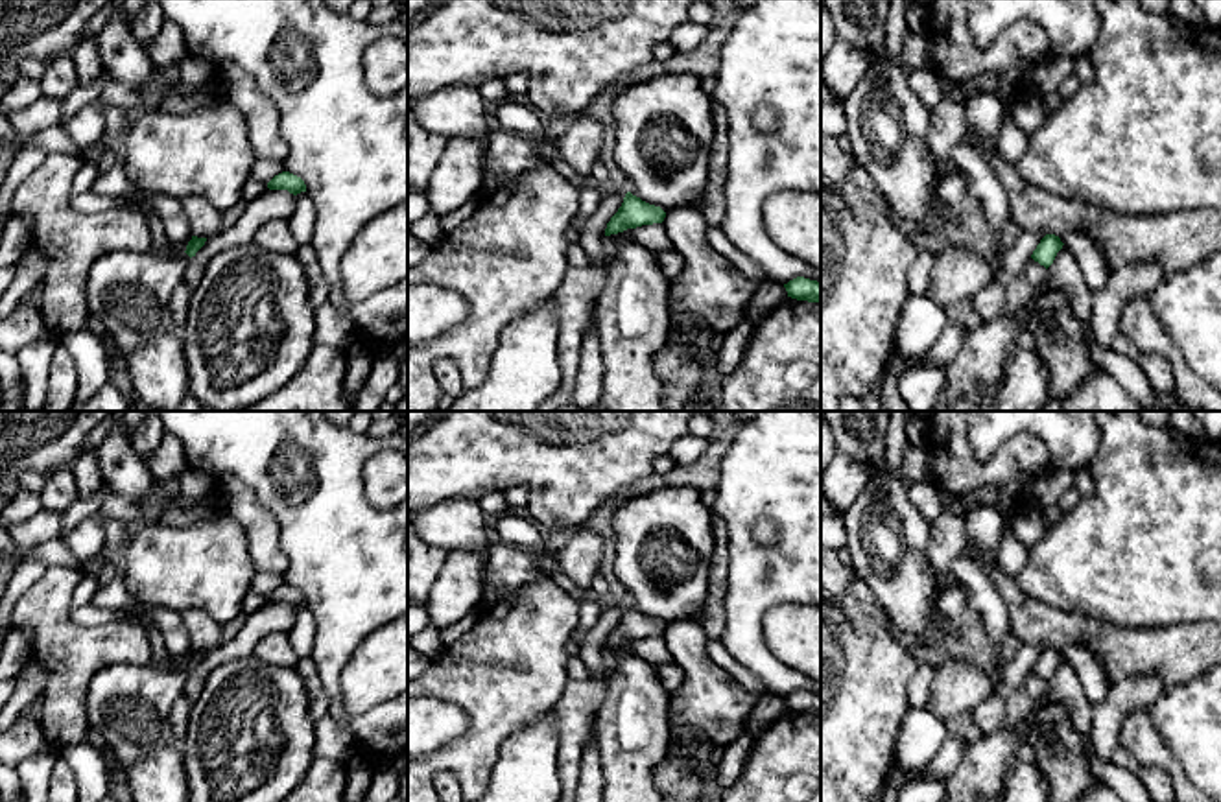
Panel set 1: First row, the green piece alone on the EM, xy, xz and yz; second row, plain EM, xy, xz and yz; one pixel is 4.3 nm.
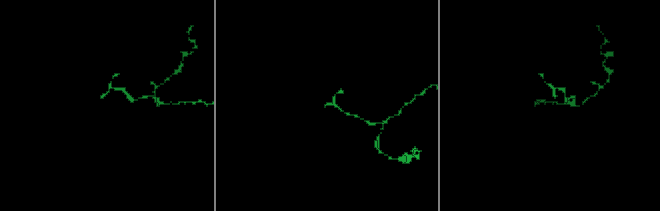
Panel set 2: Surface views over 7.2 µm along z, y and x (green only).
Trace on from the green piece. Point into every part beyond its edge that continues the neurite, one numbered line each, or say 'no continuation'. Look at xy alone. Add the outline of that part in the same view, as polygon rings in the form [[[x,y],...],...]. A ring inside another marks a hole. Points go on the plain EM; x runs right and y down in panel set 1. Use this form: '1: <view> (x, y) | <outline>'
1: xy (130, 705) | [[[114,664],[98,671],[87,691],[87,717],[124,767],[173,743],[170,712],[190,669]]]

